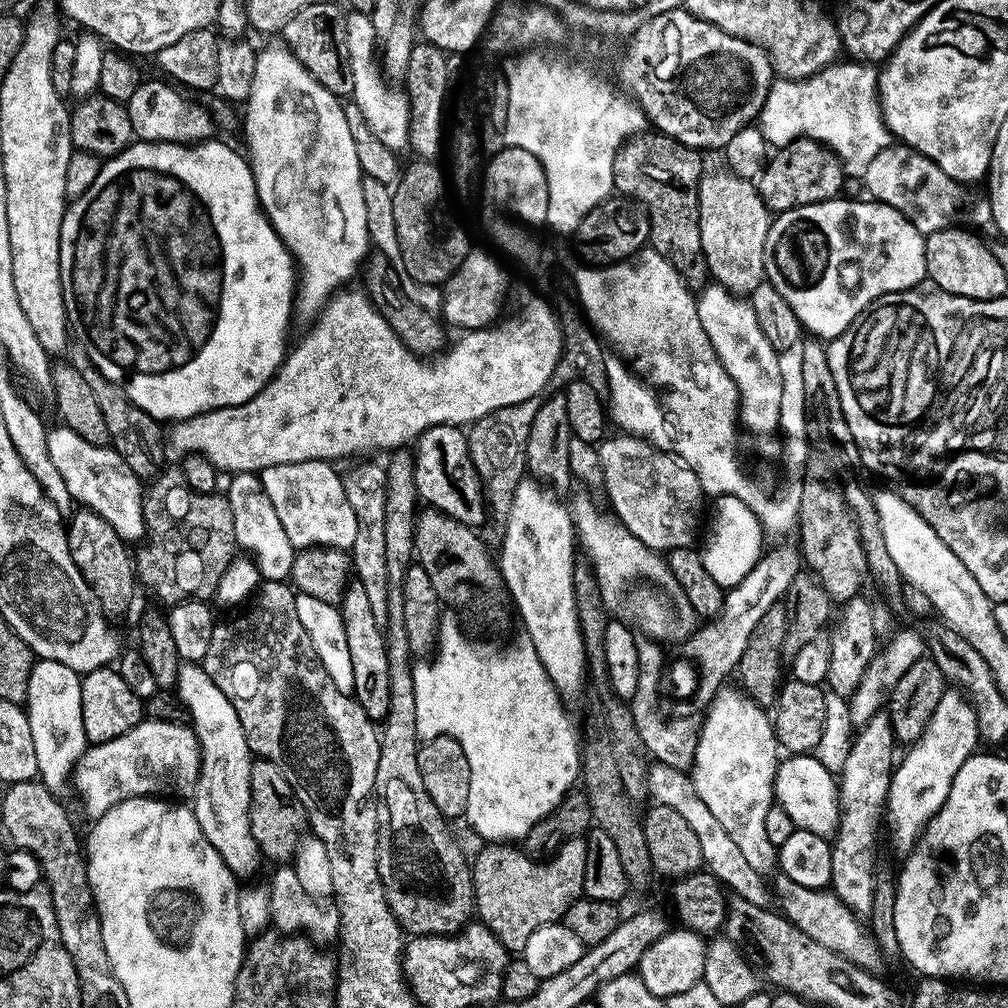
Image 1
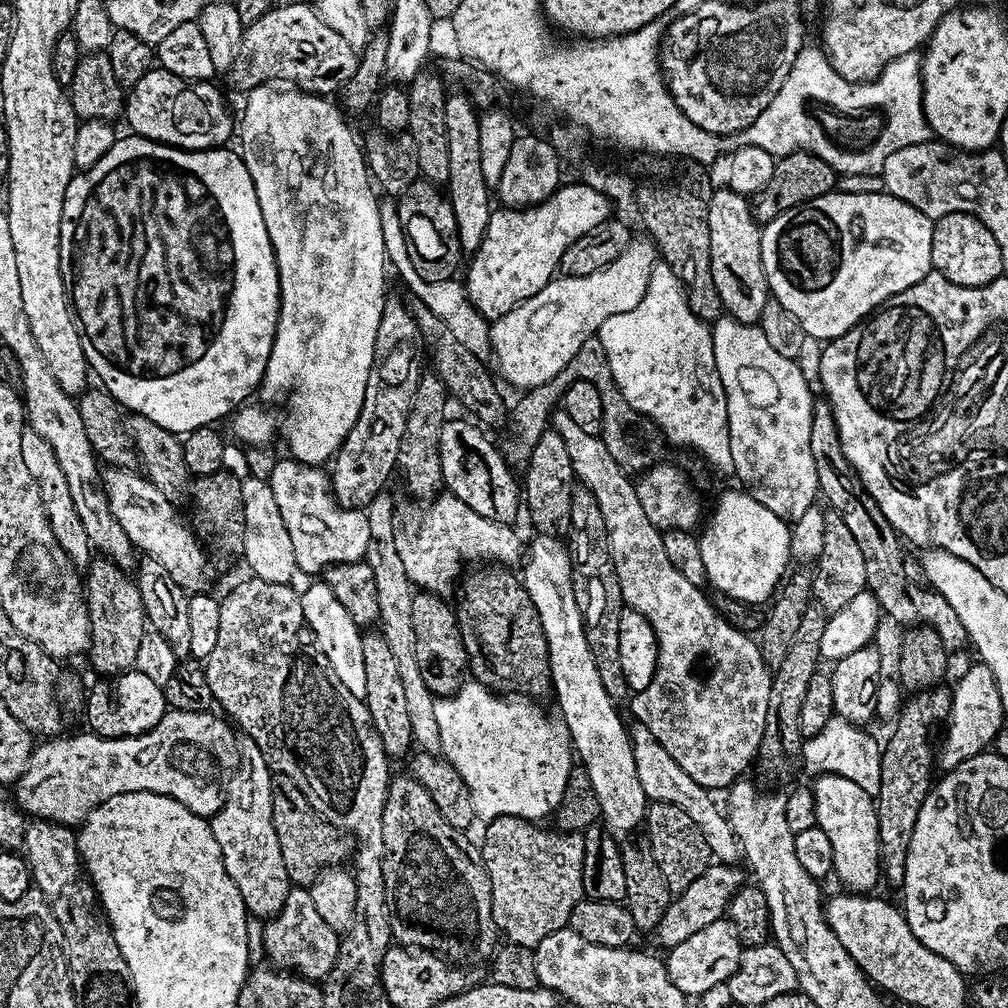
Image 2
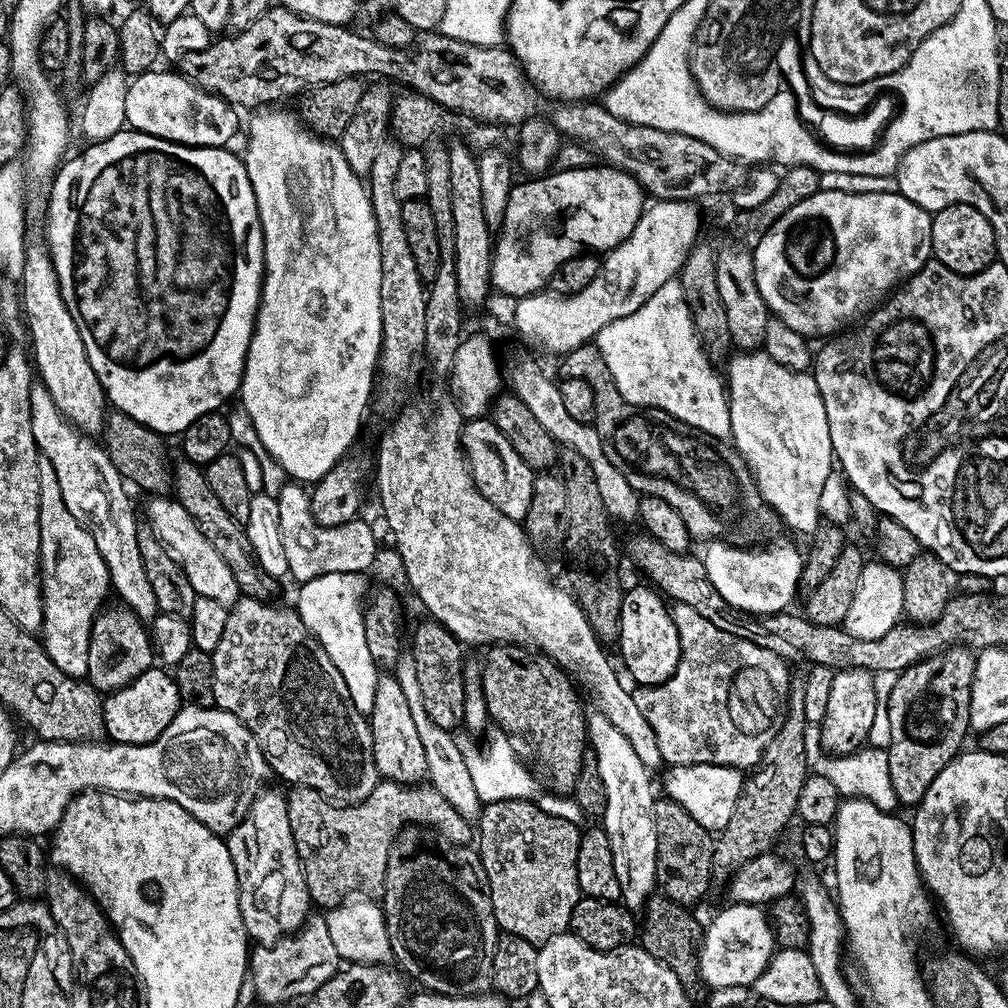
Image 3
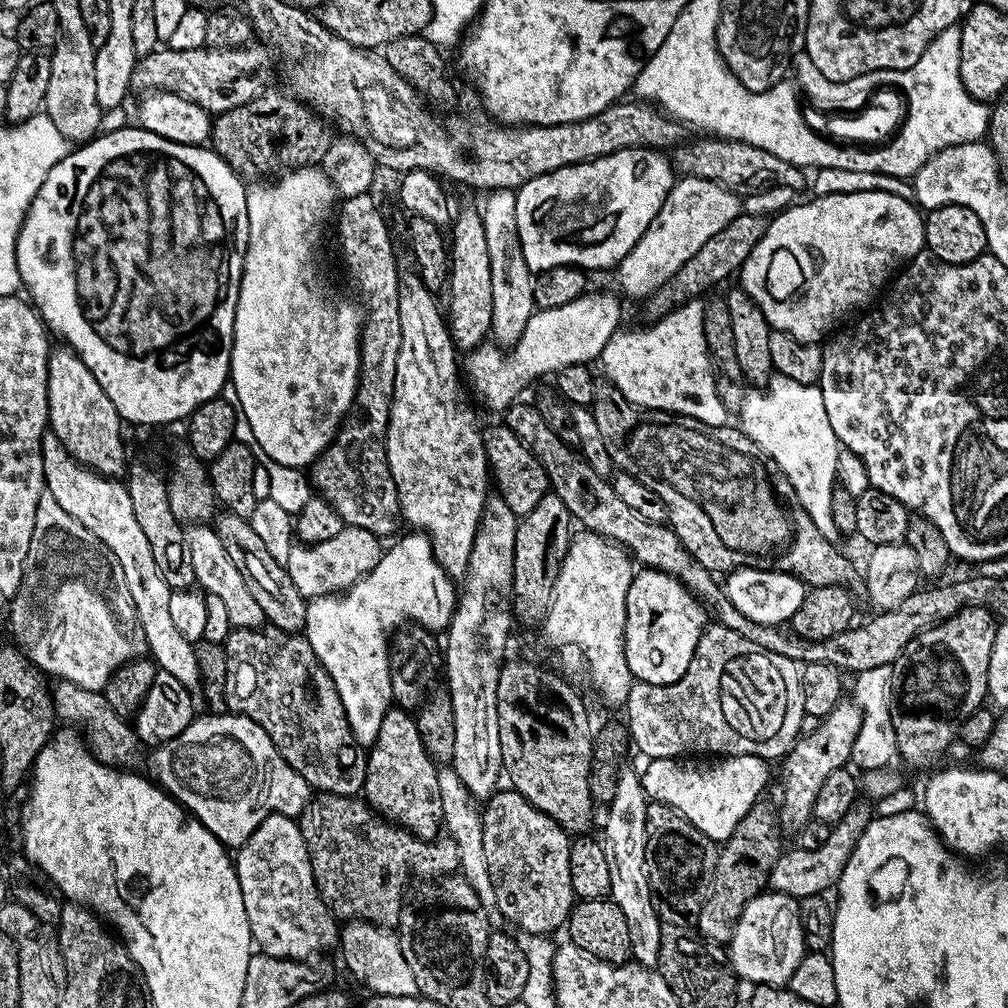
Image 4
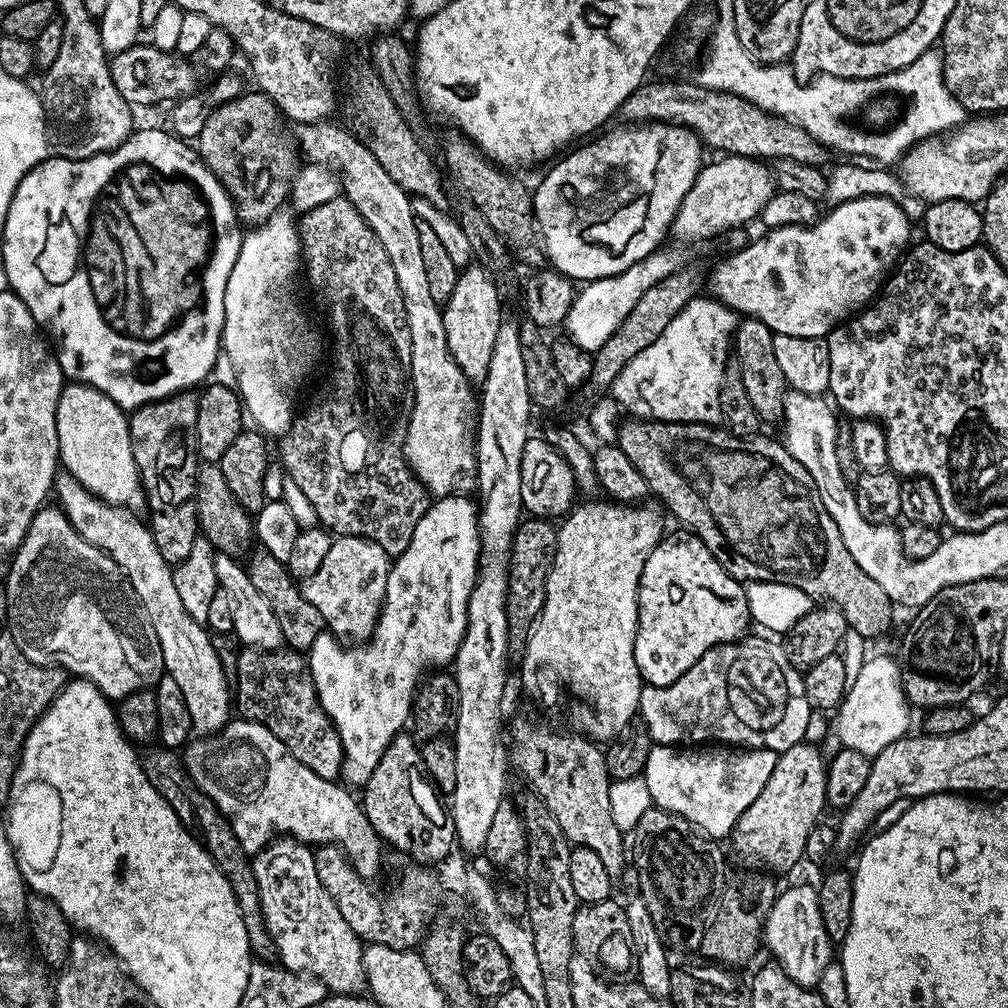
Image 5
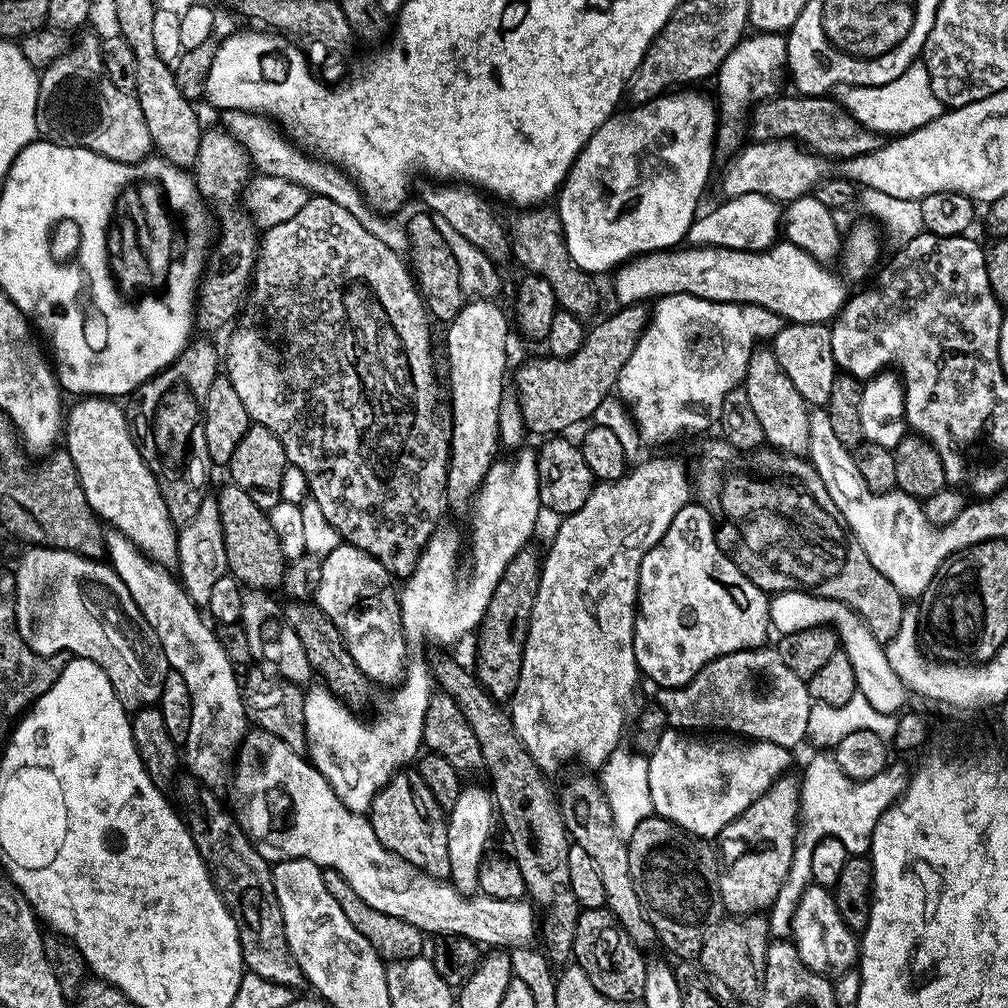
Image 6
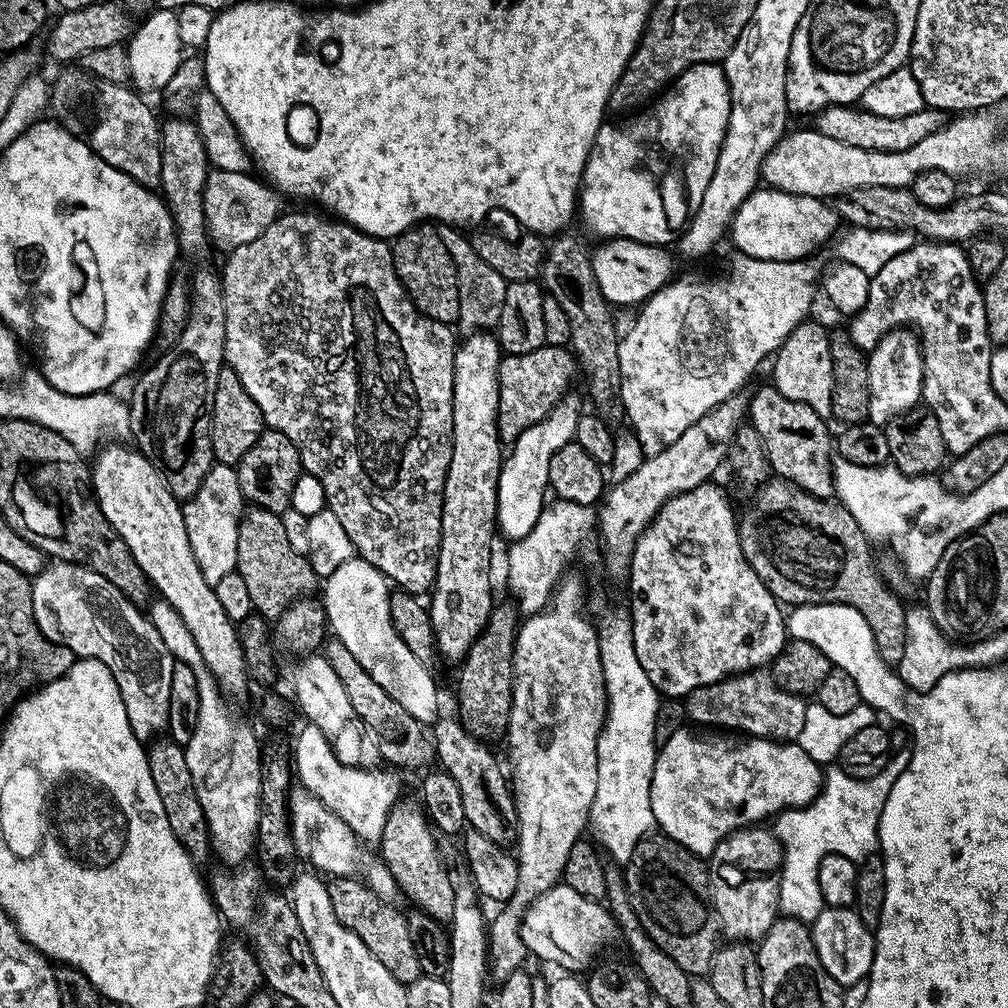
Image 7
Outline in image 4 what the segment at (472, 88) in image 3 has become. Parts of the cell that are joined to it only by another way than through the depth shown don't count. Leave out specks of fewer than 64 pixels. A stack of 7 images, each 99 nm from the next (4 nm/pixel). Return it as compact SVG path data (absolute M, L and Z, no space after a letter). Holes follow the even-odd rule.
M167 46L157 47L155 52L139 57L134 66L131 91L139 94L169 92L178 94L198 106L202 106L209 114L219 114L226 110L234 110L234 106L242 106L250 102L258 94L269 87L272 80L272 68L268 65L268 52L264 48L195 48L194 50L174 50Z

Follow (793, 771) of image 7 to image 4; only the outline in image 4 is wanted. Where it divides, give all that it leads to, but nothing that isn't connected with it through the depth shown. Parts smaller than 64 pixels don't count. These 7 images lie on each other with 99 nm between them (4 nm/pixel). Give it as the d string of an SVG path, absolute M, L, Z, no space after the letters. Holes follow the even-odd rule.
M726 756L723 758L711 759L700 758L695 764L692 758L658 758L657 760L648 760L645 763L644 777L642 783L645 796L653 801L668 804L676 812L681 812L687 820L702 834L706 834L711 840L723 842L734 834L738 822L746 818L746 814L756 805L756 801L765 795L764 787L768 784L769 761L763 760L760 756Z

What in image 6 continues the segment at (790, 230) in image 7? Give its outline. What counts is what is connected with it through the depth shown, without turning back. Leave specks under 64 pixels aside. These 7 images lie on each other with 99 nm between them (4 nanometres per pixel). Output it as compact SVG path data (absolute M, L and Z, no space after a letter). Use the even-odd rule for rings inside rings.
M742 194L722 201L720 206L710 211L708 214L699 215L693 221L688 231L686 240L691 247L714 247L724 249L738 249L743 252L764 252L771 248L777 241L780 234L780 227L783 219L781 205L768 196L760 194Z

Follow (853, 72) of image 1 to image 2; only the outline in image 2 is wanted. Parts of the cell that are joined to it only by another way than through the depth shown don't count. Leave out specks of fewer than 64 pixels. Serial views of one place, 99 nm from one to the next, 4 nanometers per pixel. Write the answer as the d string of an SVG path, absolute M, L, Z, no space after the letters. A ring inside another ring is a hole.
M805 46L798 53L797 59L793 64L802 64L802 78L796 76L788 76L785 80L786 90L781 90L780 94L774 98L770 106L755 118L752 125L745 129L742 133L744 144L750 146L758 146L762 150L769 152L771 156L782 157L789 156L792 152L812 152L818 158L822 158L822 162L826 162L838 174L843 174L837 179L837 191L846 193L864 193L864 192L883 192L884 180L879 175L870 176L871 172L876 174L883 173L886 156L880 156L880 148L877 144L888 144L888 140L874 139L878 135L878 130L882 126L886 126L886 120L878 120L878 124L870 122L870 130L864 132L852 132L848 134L848 144L852 148L852 158L850 156L842 156L836 154L836 150L832 150L826 140L822 138L820 130L802 116L800 110L800 102L804 100L804 94L824 94L824 96L834 96L834 100L840 100L842 108L852 108L852 102L856 102L856 106L864 106L864 104L872 104L872 88L850 88L852 81L842 78L834 70L834 66L828 61L824 54L823 47Z

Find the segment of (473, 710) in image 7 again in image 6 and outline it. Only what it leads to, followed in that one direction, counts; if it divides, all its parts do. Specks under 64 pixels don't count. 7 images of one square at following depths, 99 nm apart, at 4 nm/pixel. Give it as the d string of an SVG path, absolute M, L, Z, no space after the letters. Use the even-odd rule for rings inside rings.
M525 546L508 557L500 572L500 580L494 586L492 597L484 611L478 635L475 637L477 638L475 678L497 702L511 701L518 686L530 618L534 602L538 598L541 567L541 553L536 553L532 546Z

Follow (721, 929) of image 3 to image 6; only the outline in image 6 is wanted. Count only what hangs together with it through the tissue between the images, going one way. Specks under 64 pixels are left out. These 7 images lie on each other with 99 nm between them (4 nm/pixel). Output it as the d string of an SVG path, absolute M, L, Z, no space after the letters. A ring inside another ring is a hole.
M809 883L801 894L792 920L791 939L796 945L802 962L812 972L829 978L837 978L854 968L858 960L858 936L848 928L835 905L829 889Z

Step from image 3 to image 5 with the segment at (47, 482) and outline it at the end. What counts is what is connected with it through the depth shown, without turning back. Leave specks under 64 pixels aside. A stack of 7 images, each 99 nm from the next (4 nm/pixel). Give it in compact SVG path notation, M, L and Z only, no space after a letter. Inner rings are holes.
M45 506L36 511L26 538L20 543L11 560L12 565L8 568L8 585L3 585L2 588L6 594L6 606L8 607L8 629L12 631L14 642L20 647L22 654L26 654L26 658L30 658L30 662L62 668L65 673L71 674L73 677L89 680L113 702L125 700L130 694L143 688L155 689L166 674L162 646L158 642L158 634L154 634L154 626L150 626L150 618L146 614L143 604L140 603L140 599L136 596L134 586L128 581L128 575L102 549L86 542L82 538L82 534L78 534L78 530L74 530L68 516L59 506L52 506L52 508Z

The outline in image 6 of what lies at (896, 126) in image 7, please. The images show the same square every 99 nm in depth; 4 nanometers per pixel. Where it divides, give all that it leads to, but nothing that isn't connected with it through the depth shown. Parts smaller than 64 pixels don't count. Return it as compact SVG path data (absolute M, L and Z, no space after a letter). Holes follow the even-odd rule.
M777 94L753 107L750 113L753 141L790 140L810 152L815 152L817 156L831 158L836 162L870 154L880 148L880 134L860 125L843 107L835 104L835 108L828 98L799 94L784 95Z

